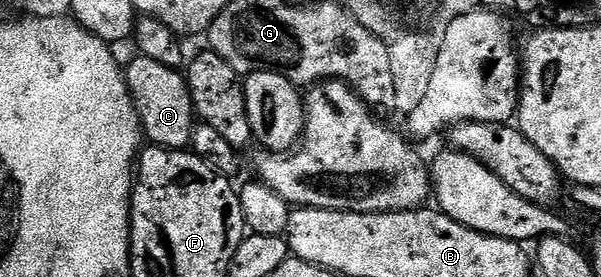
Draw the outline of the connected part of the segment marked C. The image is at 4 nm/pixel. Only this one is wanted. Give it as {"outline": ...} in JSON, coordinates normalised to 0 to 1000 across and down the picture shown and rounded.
{"outline":[[[225,202],[216,227],[208,227],[210,310],[216,325],[216,354],[230,408],[230,430],[236,437],[236,480],[241,509],[251,527],[270,527],[276,542],[308,542],[316,527],[326,451],[323,365],[316,343],[316,307],[308,278],[295,249],[276,242],[260,217],[238,202]]]}

